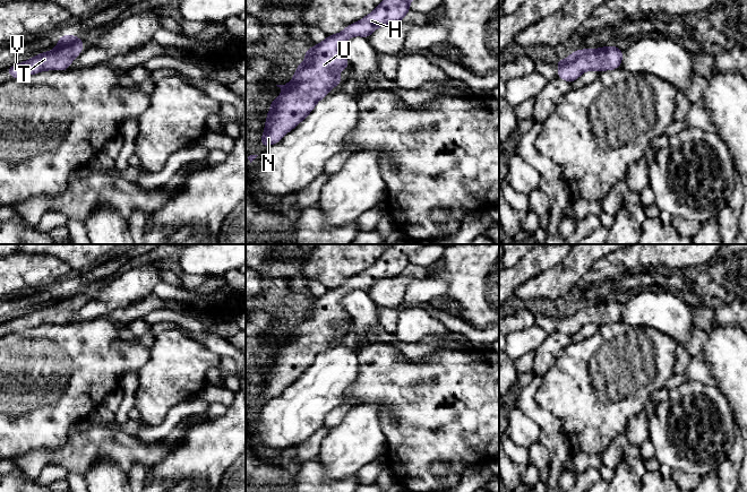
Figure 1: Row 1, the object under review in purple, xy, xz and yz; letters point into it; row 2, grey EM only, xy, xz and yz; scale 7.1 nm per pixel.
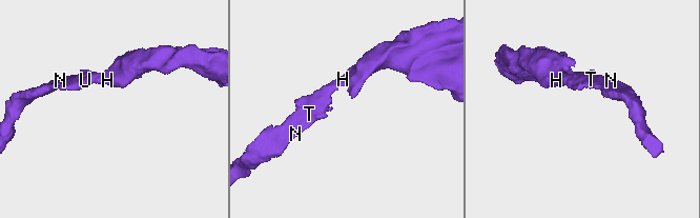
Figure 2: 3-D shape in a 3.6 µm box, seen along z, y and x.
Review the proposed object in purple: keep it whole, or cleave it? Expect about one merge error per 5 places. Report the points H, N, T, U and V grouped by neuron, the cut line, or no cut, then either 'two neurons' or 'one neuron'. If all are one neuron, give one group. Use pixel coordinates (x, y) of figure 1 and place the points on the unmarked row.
H N T U V; no cut; one neuron

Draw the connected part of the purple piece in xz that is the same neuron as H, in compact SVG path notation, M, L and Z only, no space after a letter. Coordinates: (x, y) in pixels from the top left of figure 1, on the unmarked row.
M394 244L363 273L347 278L343 285L336 288L328 288L324 295L314 301L309 301L304 305L306 314L298 318L293 333L286 338L276 338L283 343L283 346L276 353L271 354L272 361L267 366L260 400L278 396L287 385L297 380L315 362L319 353L329 347L332 340L343 336L337 327L346 322L350 314L344 310L341 302L350 291L359 288L368 292L376 282L400 276L410 265L410 254L424 245L426 244Z

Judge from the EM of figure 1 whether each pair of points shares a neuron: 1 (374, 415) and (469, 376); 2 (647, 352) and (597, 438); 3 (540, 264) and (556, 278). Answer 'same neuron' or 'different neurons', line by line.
1: different neurons
2: same neuron
3: different neurons

